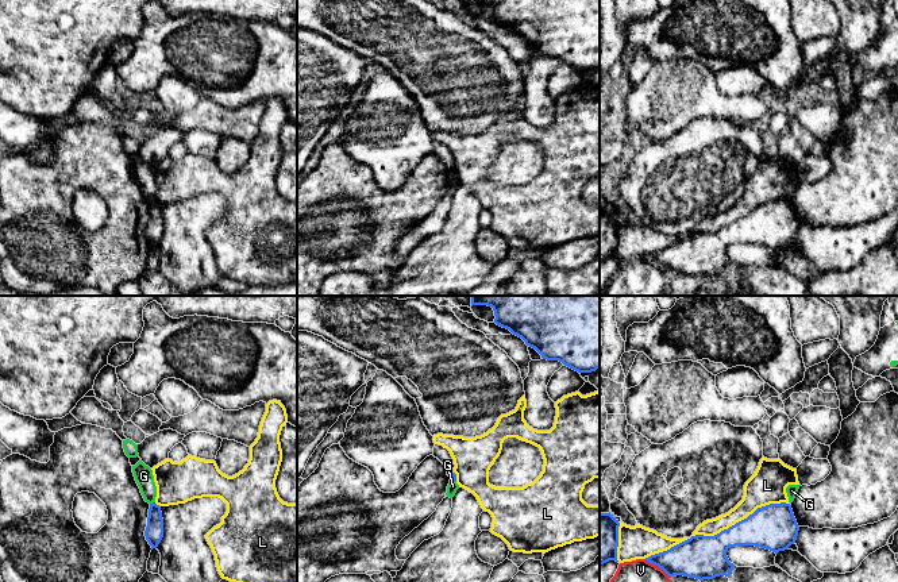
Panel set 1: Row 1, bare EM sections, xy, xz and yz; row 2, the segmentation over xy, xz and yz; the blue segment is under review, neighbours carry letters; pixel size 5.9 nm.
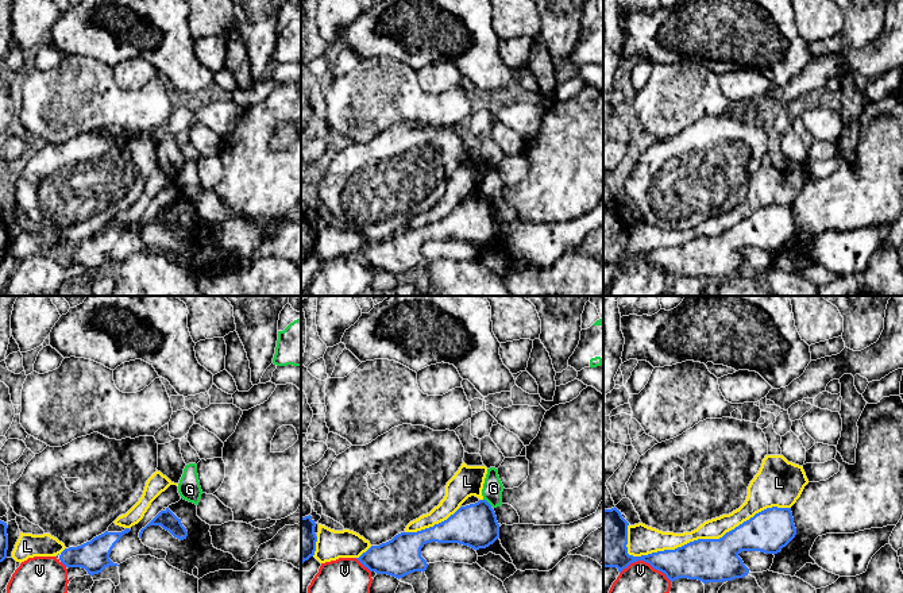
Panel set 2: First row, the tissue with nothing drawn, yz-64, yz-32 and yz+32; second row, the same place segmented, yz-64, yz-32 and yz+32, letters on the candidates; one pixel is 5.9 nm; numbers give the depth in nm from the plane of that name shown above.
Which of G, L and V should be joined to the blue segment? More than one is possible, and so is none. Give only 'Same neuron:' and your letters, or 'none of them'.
Same neuron: none of them

